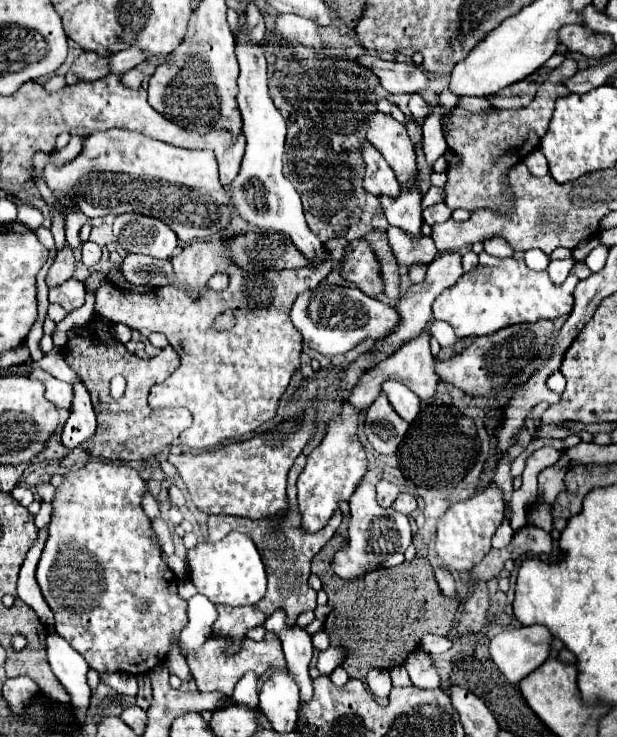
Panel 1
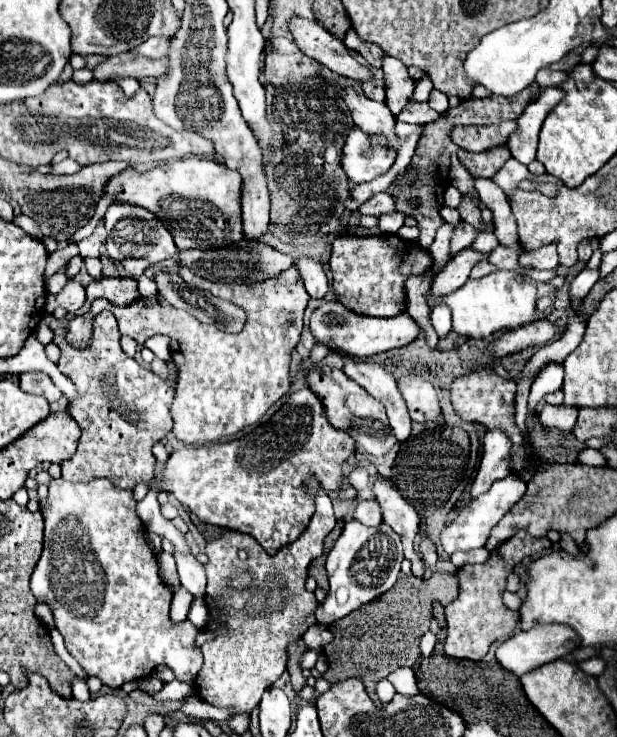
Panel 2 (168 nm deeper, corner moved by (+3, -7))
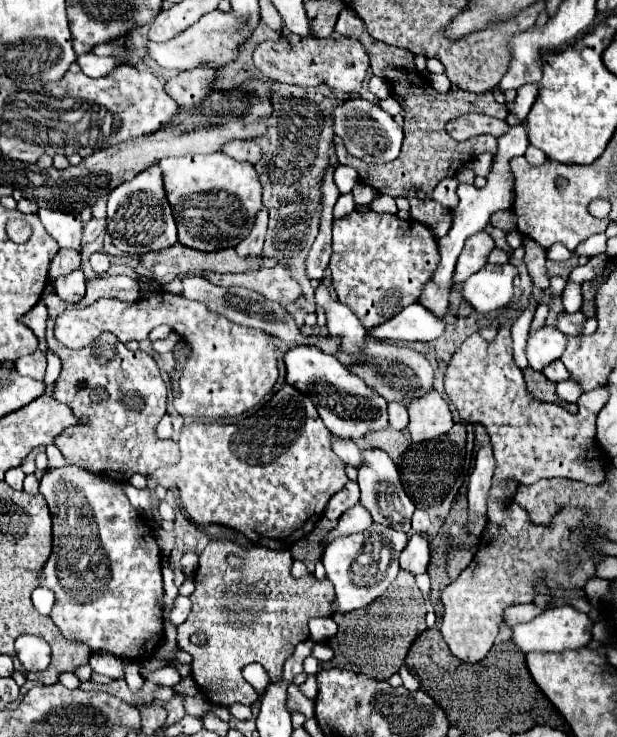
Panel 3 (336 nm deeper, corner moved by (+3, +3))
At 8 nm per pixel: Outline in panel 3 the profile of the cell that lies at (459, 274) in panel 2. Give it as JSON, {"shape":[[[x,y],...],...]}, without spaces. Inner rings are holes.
{"shape":[[[484,230],[468,236],[466,242],[464,242],[464,250],[458,256],[458,264],[456,264],[456,272],[454,272],[454,282],[464,282],[466,278],[470,278],[470,274],[478,272],[486,264],[488,254],[494,248],[496,248],[494,240]]]}

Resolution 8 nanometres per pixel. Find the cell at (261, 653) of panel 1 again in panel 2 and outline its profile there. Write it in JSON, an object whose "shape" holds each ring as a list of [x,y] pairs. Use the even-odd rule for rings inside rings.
{"shape":[[[308,476],[304,480],[304,486],[308,490],[314,490],[314,514],[310,518],[310,524],[306,526],[306,530],[300,534],[300,538],[292,544],[282,546],[276,554],[268,554],[250,534],[242,534],[242,532],[234,532],[234,530],[222,530],[218,538],[210,540],[206,544],[206,556],[210,558],[206,564],[206,576],[208,576],[208,588],[206,588],[206,602],[210,604],[210,624],[206,626],[206,630],[212,630],[216,634],[214,640],[202,644],[202,654],[204,654],[204,666],[198,672],[196,678],[196,686],[198,686],[198,696],[212,704],[212,706],[220,706],[220,708],[234,708],[234,712],[250,712],[262,698],[264,690],[270,688],[286,670],[286,646],[300,638],[312,624],[316,624],[314,618],[314,610],[318,606],[314,592],[308,592],[304,588],[304,580],[308,578],[308,566],[314,558],[322,556],[324,552],[324,538],[332,532],[332,528],[336,526],[336,516],[334,516],[334,508],[332,508],[332,500],[328,498],[328,494],[322,492],[322,488],[318,486],[318,480],[314,476]],[[240,548],[250,550],[250,560],[256,562],[256,582],[254,582],[254,590],[246,592],[232,592],[226,586],[226,578],[233,574],[236,567],[242,568],[242,563],[236,562],[237,553]]]}

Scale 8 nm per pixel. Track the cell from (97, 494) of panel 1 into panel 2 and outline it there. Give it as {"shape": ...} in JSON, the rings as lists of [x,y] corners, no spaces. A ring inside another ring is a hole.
{"shape":[[[56,478],[56,480],[50,482],[48,490],[50,490],[48,492],[48,500],[46,500],[44,508],[40,508],[42,516],[44,516],[44,524],[46,524],[46,528],[44,528],[44,550],[42,550],[42,556],[40,556],[38,564],[36,564],[36,568],[34,568],[34,574],[32,574],[32,580],[30,580],[30,590],[32,590],[32,594],[36,596],[36,600],[40,604],[48,604],[50,606],[52,616],[54,616],[54,622],[56,622],[56,628],[64,636],[66,650],[76,658],[76,662],[84,668],[84,672],[88,676],[98,676],[102,680],[102,684],[104,686],[110,686],[110,688],[120,688],[126,682],[146,678],[158,666],[168,666],[176,674],[178,680],[188,682],[188,684],[194,684],[194,678],[196,678],[198,670],[202,668],[202,652],[196,646],[196,634],[198,634],[198,630],[194,628],[194,624],[190,620],[184,620],[180,624],[174,624],[170,620],[172,590],[160,578],[156,556],[148,548],[148,544],[144,540],[144,524],[142,524],[142,520],[136,514],[136,500],[132,496],[132,490],[120,490],[108,478],[94,478],[90,482],[68,482],[64,478]]]}

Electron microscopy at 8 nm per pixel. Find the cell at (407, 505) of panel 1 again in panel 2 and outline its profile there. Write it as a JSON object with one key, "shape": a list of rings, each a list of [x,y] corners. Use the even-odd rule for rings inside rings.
{"shape":[[[380,480],[380,482],[374,484],[374,498],[382,506],[384,522],[402,538],[404,556],[411,561],[412,574],[418,578],[422,578],[424,574],[424,563],[413,548],[414,536],[416,536],[418,524],[420,524],[418,512],[386,480]]]}

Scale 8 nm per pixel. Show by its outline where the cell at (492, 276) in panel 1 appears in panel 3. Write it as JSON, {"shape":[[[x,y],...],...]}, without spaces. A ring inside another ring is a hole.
{"shape":[[[486,264],[480,272],[464,282],[464,300],[468,300],[476,312],[492,312],[506,306],[514,298],[514,278],[518,268],[514,264]]]}

